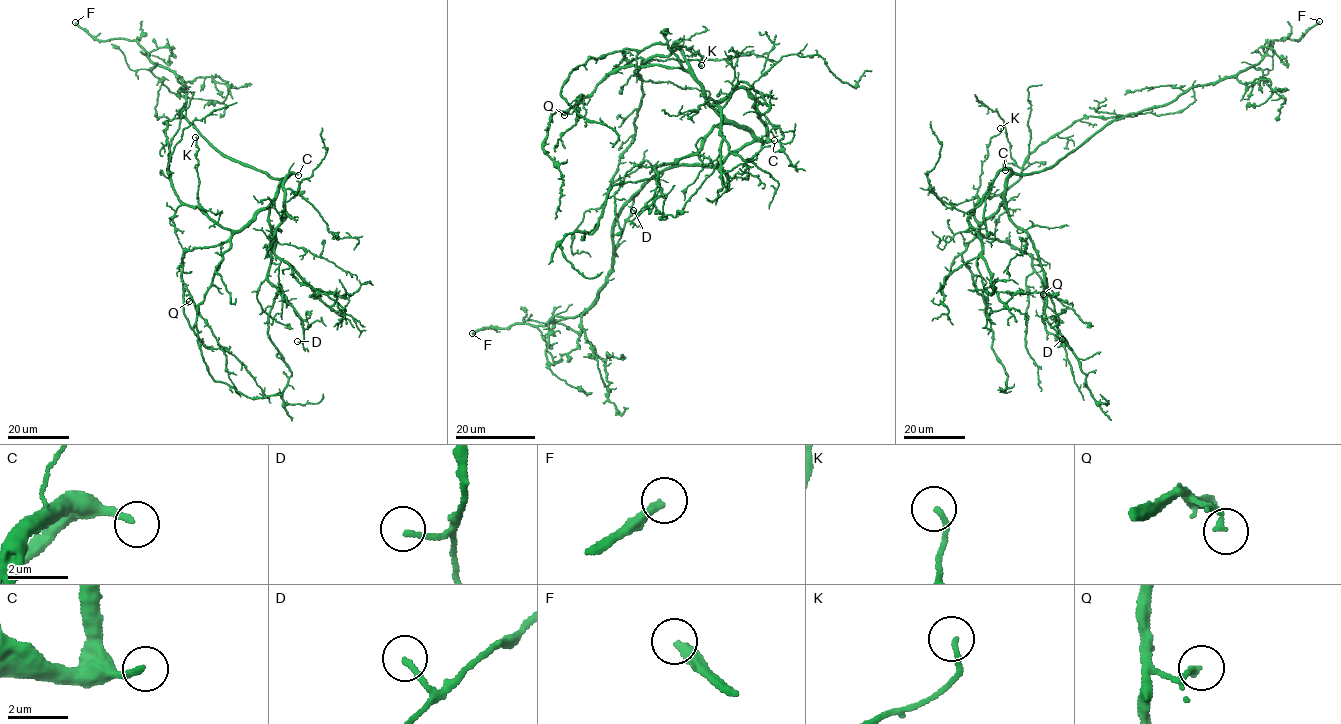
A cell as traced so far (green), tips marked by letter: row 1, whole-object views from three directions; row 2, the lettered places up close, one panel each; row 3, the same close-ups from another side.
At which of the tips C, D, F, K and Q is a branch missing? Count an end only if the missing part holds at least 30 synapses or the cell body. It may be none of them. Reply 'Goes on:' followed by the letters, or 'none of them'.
Goes on: C, F

